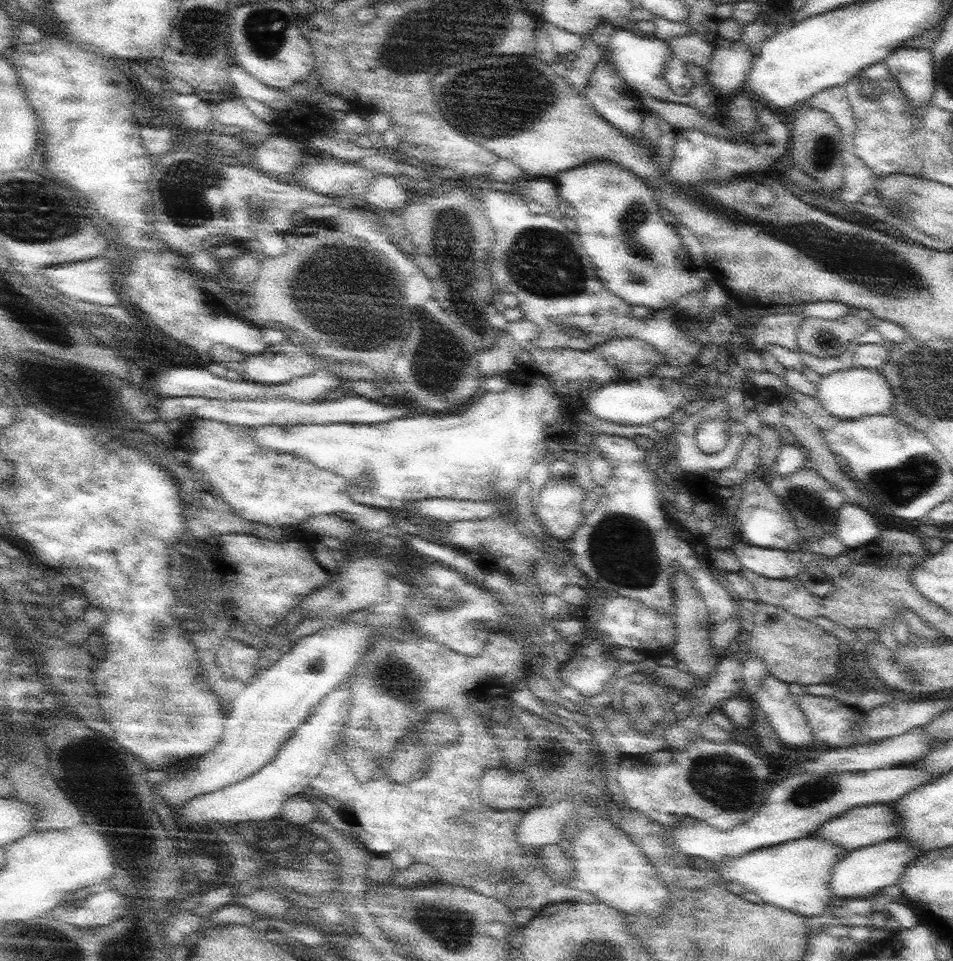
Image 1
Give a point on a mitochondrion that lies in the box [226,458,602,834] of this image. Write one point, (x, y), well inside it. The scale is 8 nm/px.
(398, 682)

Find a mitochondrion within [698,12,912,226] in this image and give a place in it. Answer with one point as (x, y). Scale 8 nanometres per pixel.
(825, 151)

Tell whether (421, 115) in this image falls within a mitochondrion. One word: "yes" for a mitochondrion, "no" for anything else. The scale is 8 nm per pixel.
no

